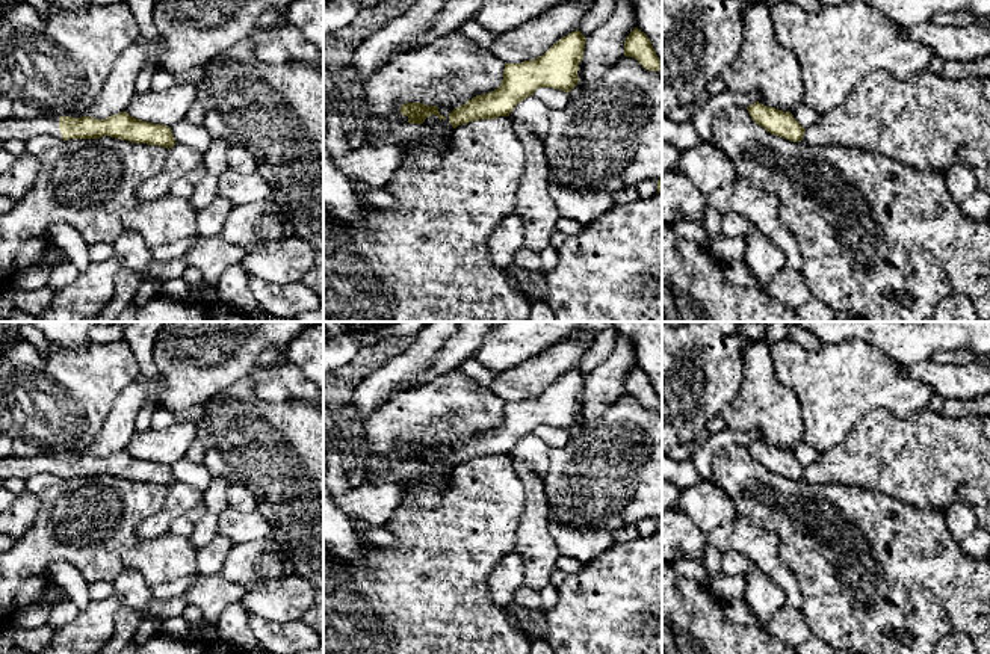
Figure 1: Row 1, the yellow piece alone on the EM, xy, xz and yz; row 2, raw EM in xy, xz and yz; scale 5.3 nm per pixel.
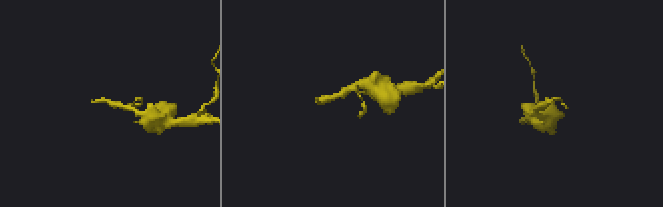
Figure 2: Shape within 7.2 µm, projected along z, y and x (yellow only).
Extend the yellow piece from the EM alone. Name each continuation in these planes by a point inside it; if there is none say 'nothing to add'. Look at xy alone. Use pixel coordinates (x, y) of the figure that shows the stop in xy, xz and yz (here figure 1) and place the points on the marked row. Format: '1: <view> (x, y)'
1: xy (23, 130)

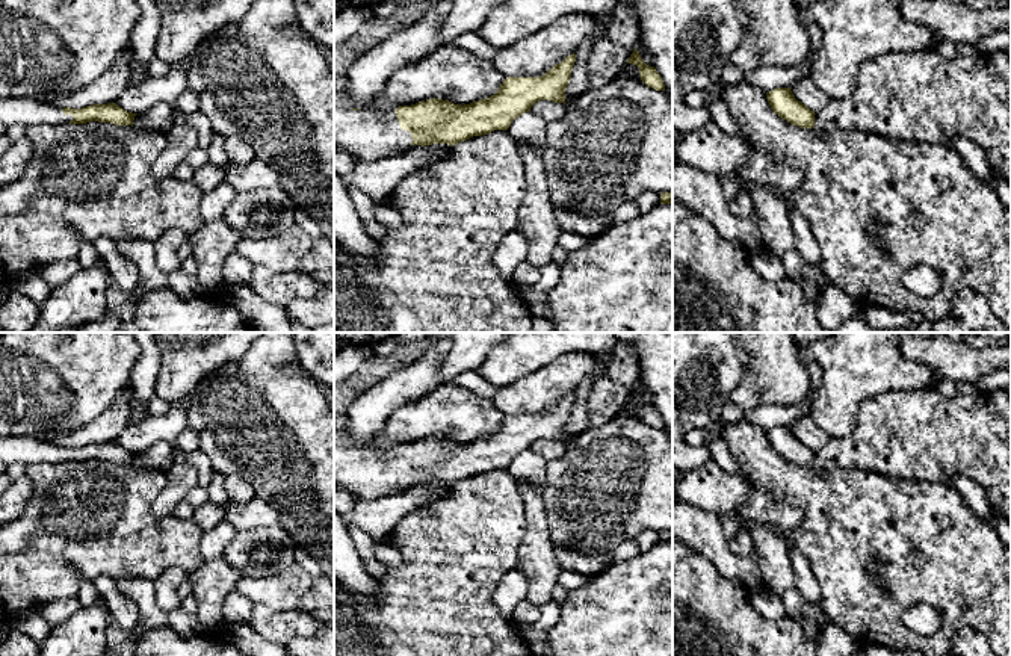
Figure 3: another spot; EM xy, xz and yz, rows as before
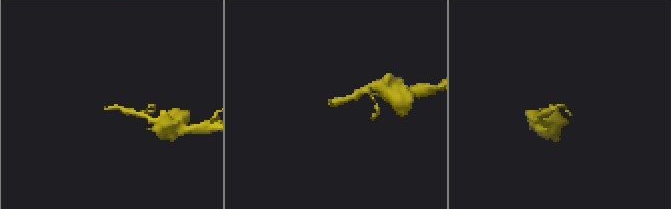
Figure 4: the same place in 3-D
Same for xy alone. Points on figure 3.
1: xy (27, 112)

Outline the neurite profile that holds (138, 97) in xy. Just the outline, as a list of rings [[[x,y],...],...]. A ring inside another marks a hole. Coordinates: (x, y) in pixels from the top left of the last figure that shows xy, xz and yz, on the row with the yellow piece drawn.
[[[172,67],[163,77],[148,76],[142,82],[128,85],[113,103],[131,113],[147,110],[157,103],[175,107],[187,88],[187,71]]]

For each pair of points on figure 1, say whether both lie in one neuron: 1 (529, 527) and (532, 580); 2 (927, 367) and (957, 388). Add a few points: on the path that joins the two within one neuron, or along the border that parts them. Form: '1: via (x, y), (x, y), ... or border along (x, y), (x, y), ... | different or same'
1: via (534, 541), (535, 567) | same
2: via (934, 375), (949, 381) | same

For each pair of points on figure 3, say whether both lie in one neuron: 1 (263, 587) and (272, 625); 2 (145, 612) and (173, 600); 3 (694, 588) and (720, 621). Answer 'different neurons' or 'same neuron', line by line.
1: different neurons
2: different neurons
3: same neuron

